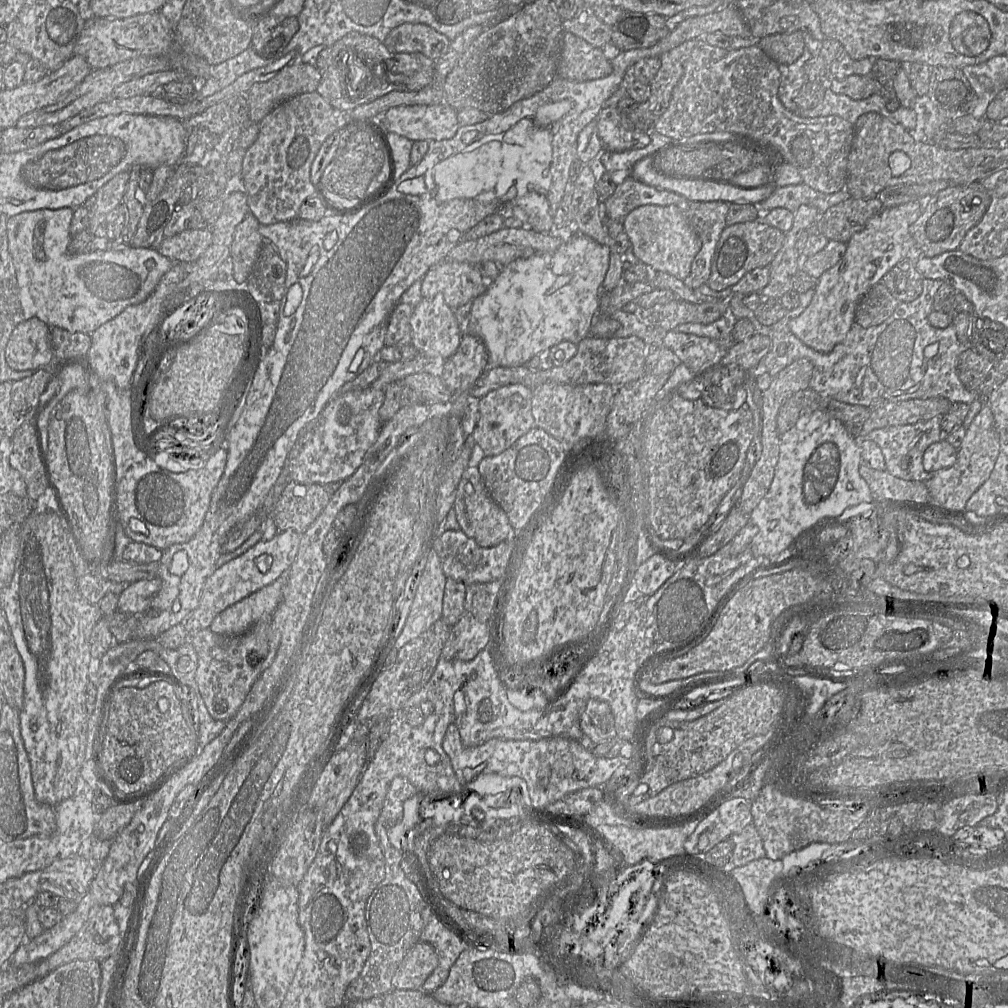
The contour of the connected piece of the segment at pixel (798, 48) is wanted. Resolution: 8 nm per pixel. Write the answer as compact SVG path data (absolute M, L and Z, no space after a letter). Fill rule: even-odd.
M801 31L771 34L762 37L758 46L777 64L792 64L805 49L804 35Z

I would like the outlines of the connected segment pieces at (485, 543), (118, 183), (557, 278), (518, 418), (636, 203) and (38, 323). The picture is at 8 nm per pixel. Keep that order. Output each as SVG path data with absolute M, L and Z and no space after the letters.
M468 466L463 472L457 487L453 509L455 510L460 530L466 536L475 540L482 548L497 546L519 532L514 531L506 513L489 495L477 467Z
M128 172L117 174L84 204L89 210L89 225L87 229L92 234L102 233L102 225L107 214L122 203L128 179Z
M574 232L554 253L536 254L520 258L503 266L499 276L488 282L487 289L471 302L468 333L478 337L488 353L489 366L524 366L535 356L563 341L578 344L590 334L591 326L599 315L614 312L655 288L648 280L627 283L602 293L602 283L609 268L610 249L593 239Z
M510 384L490 391L478 401L478 419L472 440L485 456L496 456L535 426L532 414L532 389L522 384Z
M628 175L618 184L614 194L603 202L603 208L606 218L622 222L631 211L640 206L677 205L686 199L675 192L649 186Z
M36 317L19 322L7 342L5 359L15 371L35 370L51 363L49 326Z

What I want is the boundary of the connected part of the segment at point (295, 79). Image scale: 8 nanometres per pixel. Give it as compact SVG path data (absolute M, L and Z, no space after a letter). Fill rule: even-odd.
M301 63L285 67L266 82L254 84L246 94L251 121L259 123L285 100L317 91L321 76L322 73L316 66Z

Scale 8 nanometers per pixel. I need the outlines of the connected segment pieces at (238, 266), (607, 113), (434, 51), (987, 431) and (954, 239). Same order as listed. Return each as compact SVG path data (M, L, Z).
M249 212L236 227L230 256L234 279L238 283L247 282L265 242L258 231L259 226L258 220Z
M604 107L597 119L598 134L604 149L614 152L641 149L651 142L648 132L631 127L625 114L616 107Z
M404 23L394 28L383 43L393 53L421 53L436 61L447 53L451 40L426 24Z
M984 404L966 431L962 444L957 450L955 464L934 472L933 477L924 482L930 495L930 501L925 503L952 513L968 513L965 511L966 503L989 478L999 450L999 434L996 430L993 413L989 404Z
M980 182L950 185L922 203L922 212L909 227L918 255L934 257L958 250L966 233L980 222L991 202L991 197Z

